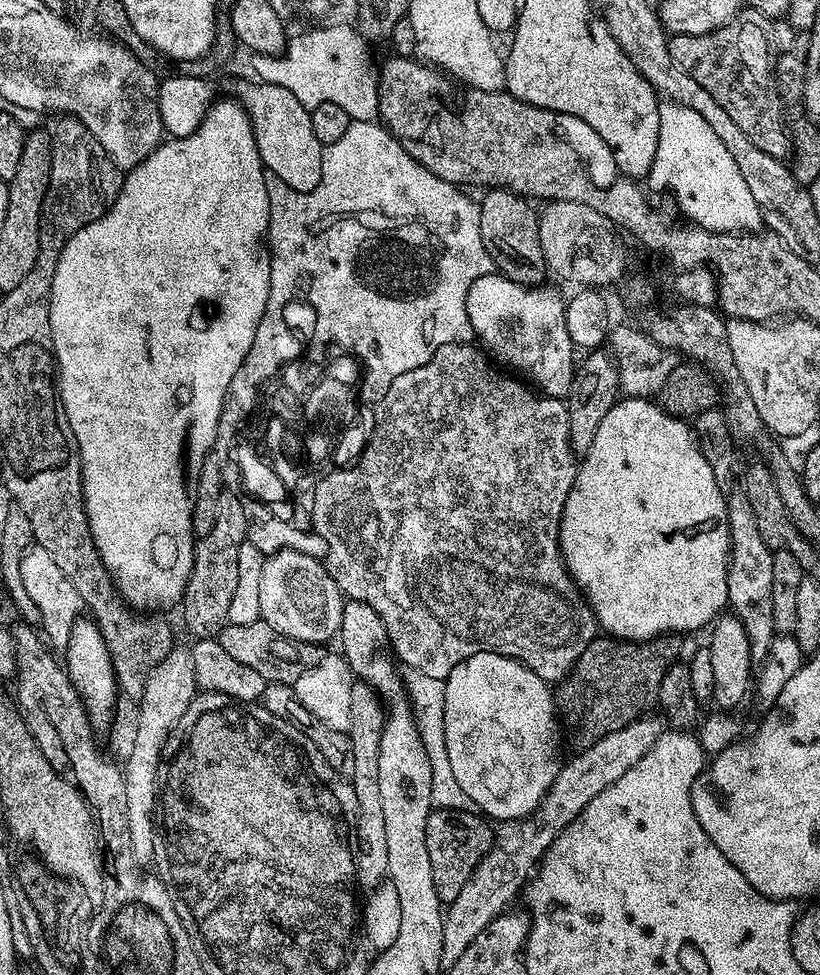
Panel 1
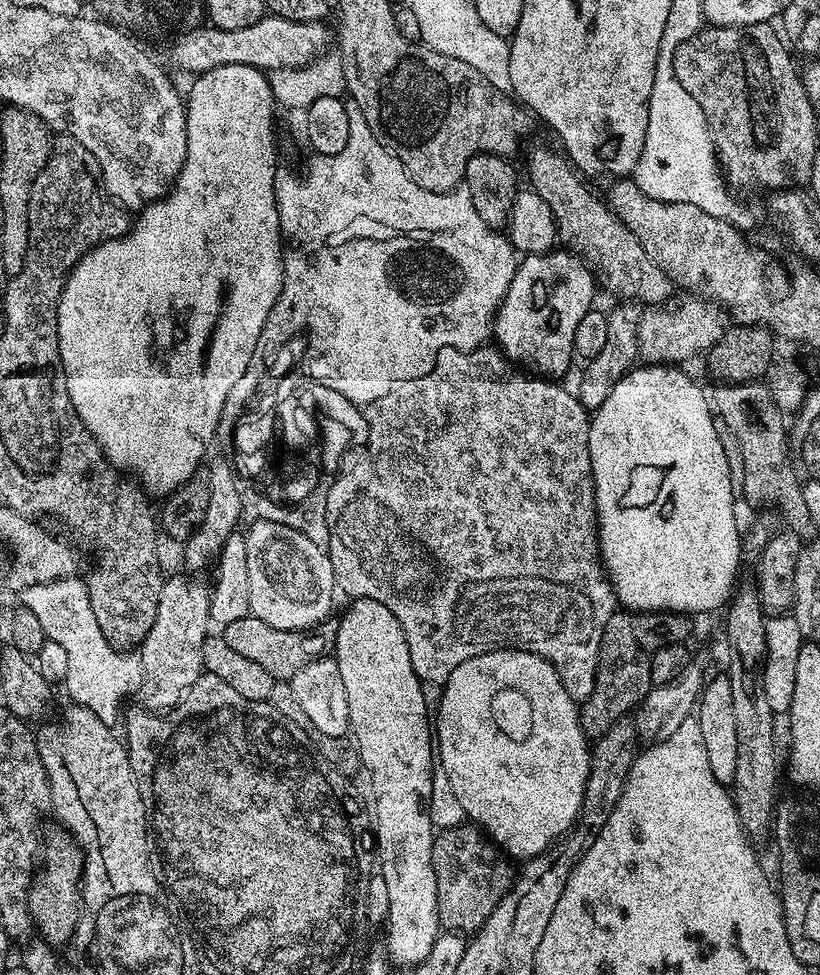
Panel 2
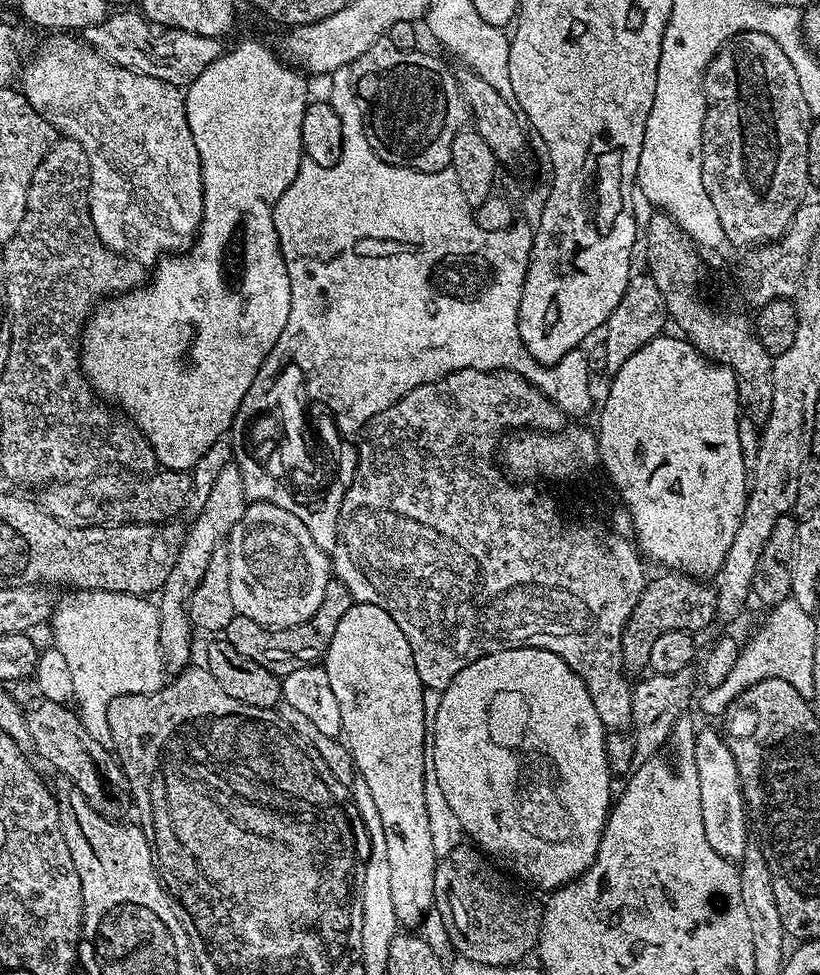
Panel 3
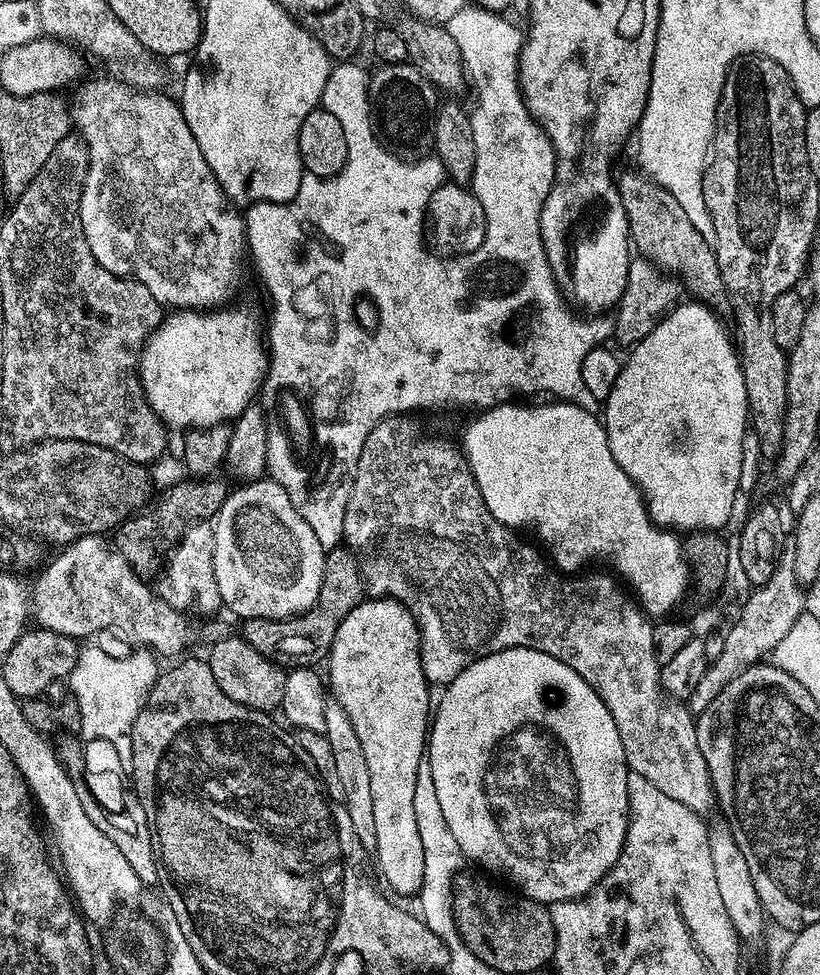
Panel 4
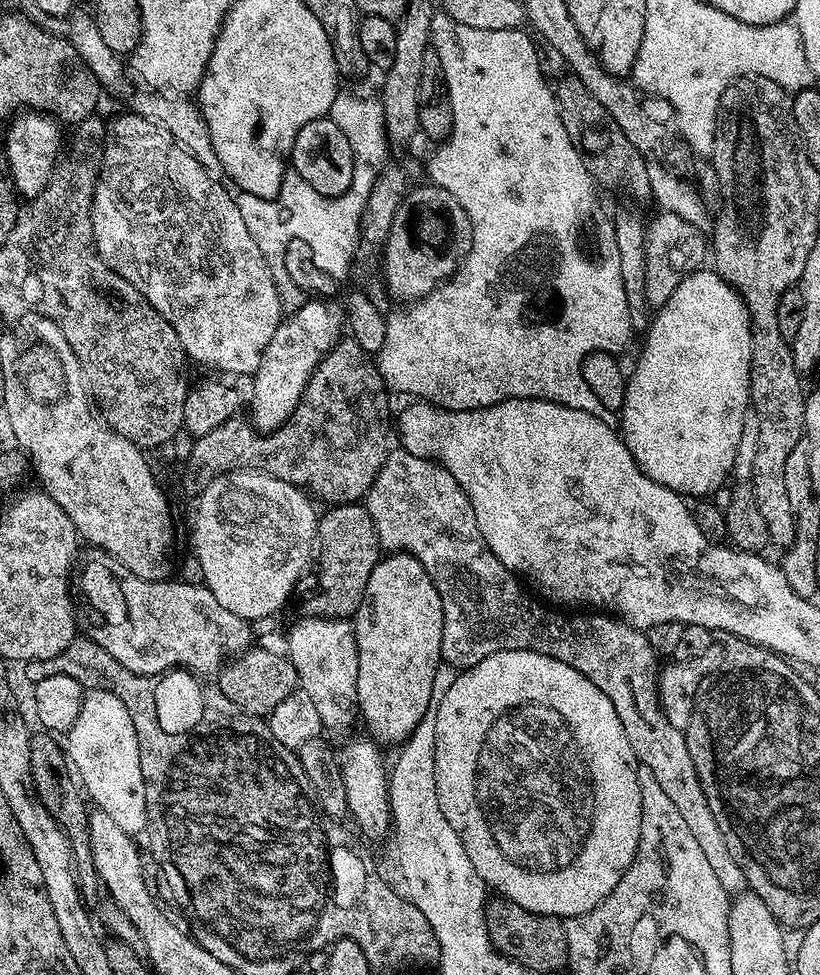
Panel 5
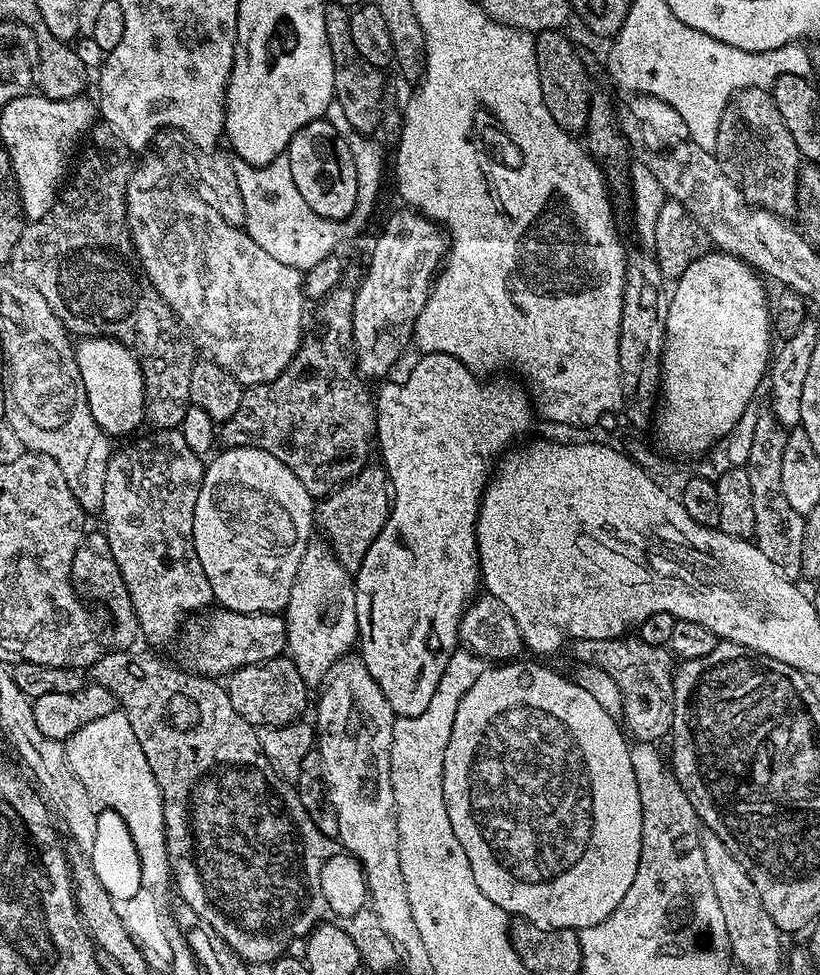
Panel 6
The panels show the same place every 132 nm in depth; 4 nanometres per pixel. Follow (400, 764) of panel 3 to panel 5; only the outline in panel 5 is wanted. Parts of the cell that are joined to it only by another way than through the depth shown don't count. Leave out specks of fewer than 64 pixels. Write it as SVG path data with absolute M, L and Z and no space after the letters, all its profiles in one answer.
M407 552L385 555L374 566L370 582L366 582L366 594L354 617L356 649L358 650L358 706L360 716L372 727L371 739L381 746L399 746L422 722L422 718L433 707L432 691L434 674L441 667L442 650L442 598L434 582L426 574L418 558Z

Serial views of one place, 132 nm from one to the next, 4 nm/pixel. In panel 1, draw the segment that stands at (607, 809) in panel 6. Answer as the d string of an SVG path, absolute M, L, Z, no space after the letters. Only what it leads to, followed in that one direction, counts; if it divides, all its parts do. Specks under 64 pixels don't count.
M479 652L454 666L450 674L444 681L446 690L446 706L444 707L444 737L446 738L446 754L450 758L450 770L454 770L454 779L462 785L462 790L466 790L470 802L489 821L503 822L505 820L524 820L535 812L537 806L542 802L542 798L550 790L554 778L560 773L562 763L561 757L556 757L556 728L558 732L558 713L553 689L549 681L538 678L534 670L530 670L521 662L509 656L494 654L493 652Z

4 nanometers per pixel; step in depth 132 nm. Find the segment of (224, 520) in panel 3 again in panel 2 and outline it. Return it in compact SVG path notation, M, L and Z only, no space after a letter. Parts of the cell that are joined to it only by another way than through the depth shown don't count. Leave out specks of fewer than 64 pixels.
M184 576L167 577L149 634L139 647L143 680L138 693L145 711L168 712L180 704L190 686L203 675L202 646L210 632L209 587Z

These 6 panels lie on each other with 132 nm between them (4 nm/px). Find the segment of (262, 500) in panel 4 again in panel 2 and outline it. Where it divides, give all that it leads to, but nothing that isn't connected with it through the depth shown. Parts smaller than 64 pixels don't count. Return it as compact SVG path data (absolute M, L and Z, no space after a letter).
M256 520L247 528L244 541L246 566L250 570L249 613L287 632L315 628L329 619L332 595L337 595L338 589L327 551L282 522Z

